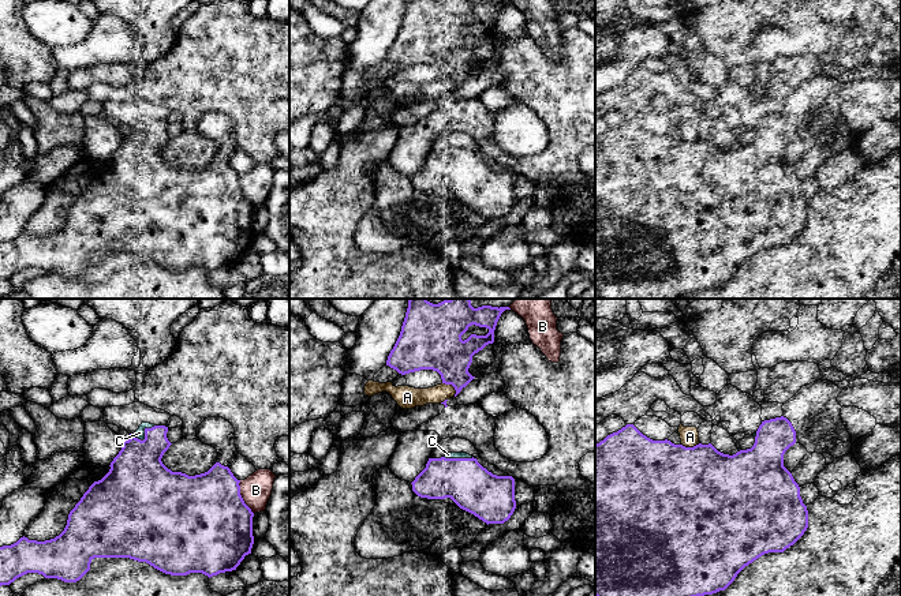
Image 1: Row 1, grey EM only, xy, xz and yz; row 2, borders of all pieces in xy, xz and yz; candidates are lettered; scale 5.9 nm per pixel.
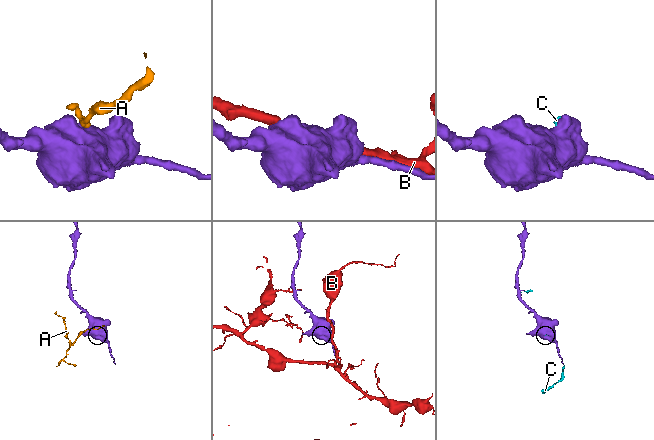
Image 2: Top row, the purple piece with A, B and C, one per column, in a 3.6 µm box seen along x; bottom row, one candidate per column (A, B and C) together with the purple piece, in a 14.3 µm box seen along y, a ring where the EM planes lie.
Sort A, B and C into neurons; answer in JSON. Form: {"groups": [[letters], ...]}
{"groups": [["A"], ["B"], ["C"]]}

